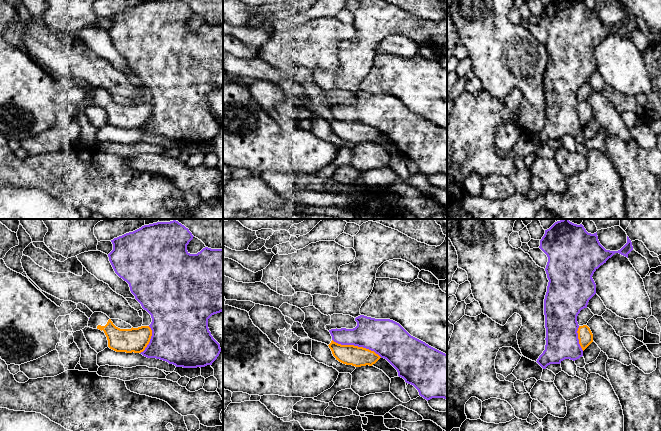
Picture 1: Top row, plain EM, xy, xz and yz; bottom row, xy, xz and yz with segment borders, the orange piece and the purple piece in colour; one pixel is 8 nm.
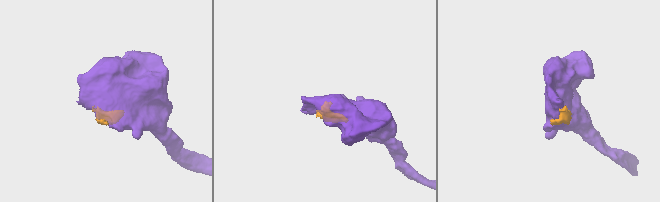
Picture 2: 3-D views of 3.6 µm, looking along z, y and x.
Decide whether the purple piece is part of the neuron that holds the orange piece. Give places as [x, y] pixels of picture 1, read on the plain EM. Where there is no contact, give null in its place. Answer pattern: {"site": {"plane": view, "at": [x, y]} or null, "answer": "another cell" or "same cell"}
{"site": {"plane": "xz", "at": [357, 122]}, "answer": "another cell"}

